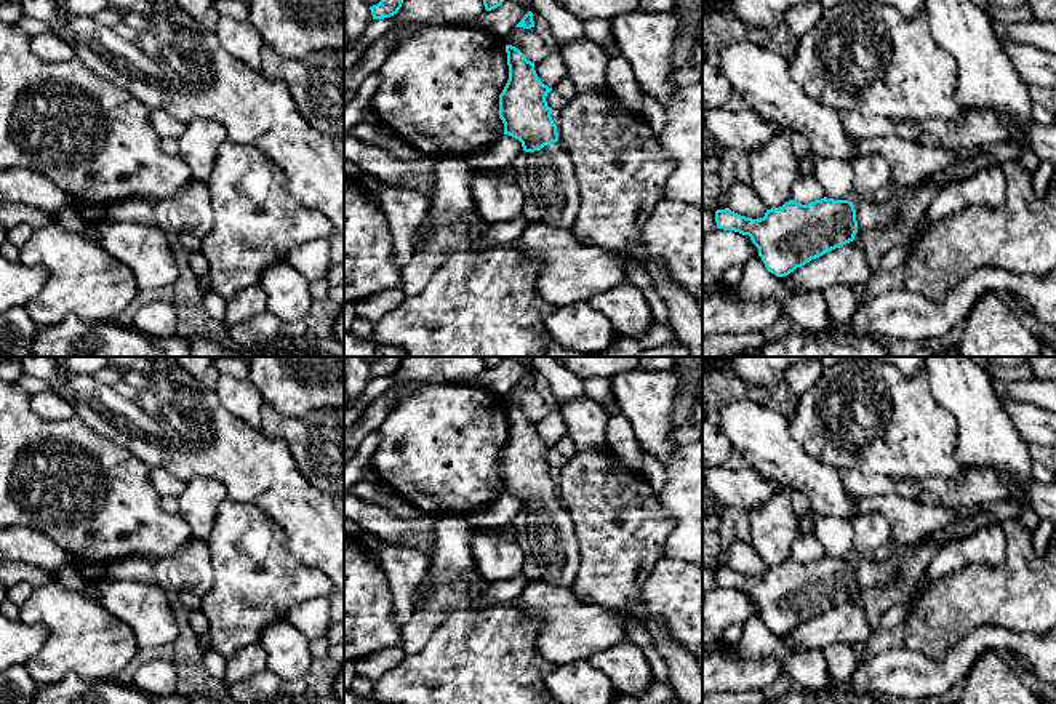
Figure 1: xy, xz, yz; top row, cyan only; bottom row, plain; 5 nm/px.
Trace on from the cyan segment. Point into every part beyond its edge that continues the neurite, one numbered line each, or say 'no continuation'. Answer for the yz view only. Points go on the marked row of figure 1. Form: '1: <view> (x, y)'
1: yz (874, 213)

